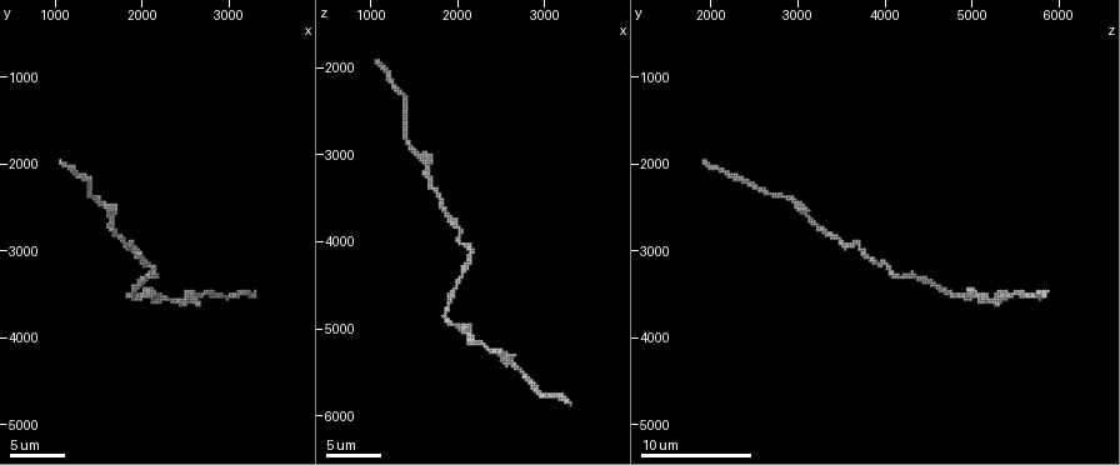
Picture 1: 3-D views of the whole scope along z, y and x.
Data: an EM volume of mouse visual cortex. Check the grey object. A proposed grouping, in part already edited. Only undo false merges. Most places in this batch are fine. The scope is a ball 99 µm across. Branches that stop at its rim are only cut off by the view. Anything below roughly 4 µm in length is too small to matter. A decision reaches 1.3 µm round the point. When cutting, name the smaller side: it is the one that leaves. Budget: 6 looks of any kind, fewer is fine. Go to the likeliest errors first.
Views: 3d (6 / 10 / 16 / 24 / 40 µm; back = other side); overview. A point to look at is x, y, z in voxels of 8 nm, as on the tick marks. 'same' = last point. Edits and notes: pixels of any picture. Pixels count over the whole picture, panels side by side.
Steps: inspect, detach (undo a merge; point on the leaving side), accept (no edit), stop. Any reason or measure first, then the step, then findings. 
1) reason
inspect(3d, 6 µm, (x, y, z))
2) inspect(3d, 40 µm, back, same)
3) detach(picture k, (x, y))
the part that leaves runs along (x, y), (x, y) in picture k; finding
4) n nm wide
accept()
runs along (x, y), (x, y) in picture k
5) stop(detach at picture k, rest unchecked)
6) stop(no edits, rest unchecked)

inspect(3d, 10 µm, (2100, 3200, 4050))

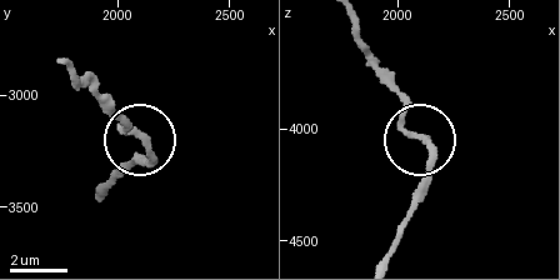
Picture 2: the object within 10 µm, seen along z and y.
inspect(3d, 10 µm, back, (2080, 3160, 4040))

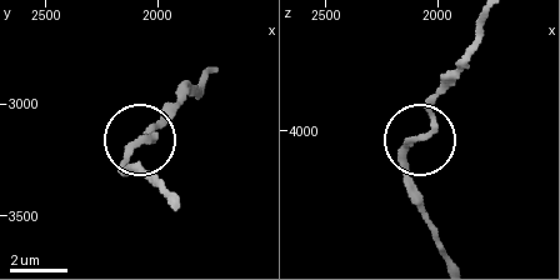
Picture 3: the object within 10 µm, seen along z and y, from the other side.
210 nm wide
accept()
runs along (418, 136), (429, 130), (446, 81) in picture 3; continuous, no second neuron

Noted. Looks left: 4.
thin arm on a thick one
inspect(3d, 10 µm, (2650, 3500, 5400))

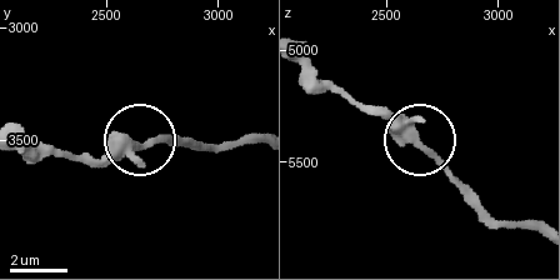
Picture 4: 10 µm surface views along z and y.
340 nm wide
accept()
runs along (21, 148), (114, 154), (143, 140), (198, 140) in picture 4; all the same neuron

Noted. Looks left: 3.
thick turns thin
inspect(3d, 16 µm, (1850, 2950, 3600))

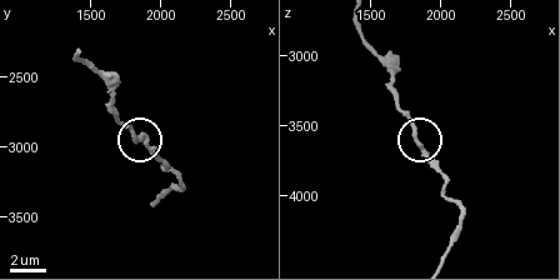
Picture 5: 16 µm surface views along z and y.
270 nm wide
accept()
runs along (451, 199), (443, 173), (396, 98) in picture 5; all the same neuron

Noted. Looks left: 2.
stop(no edits, rest unchecked)

